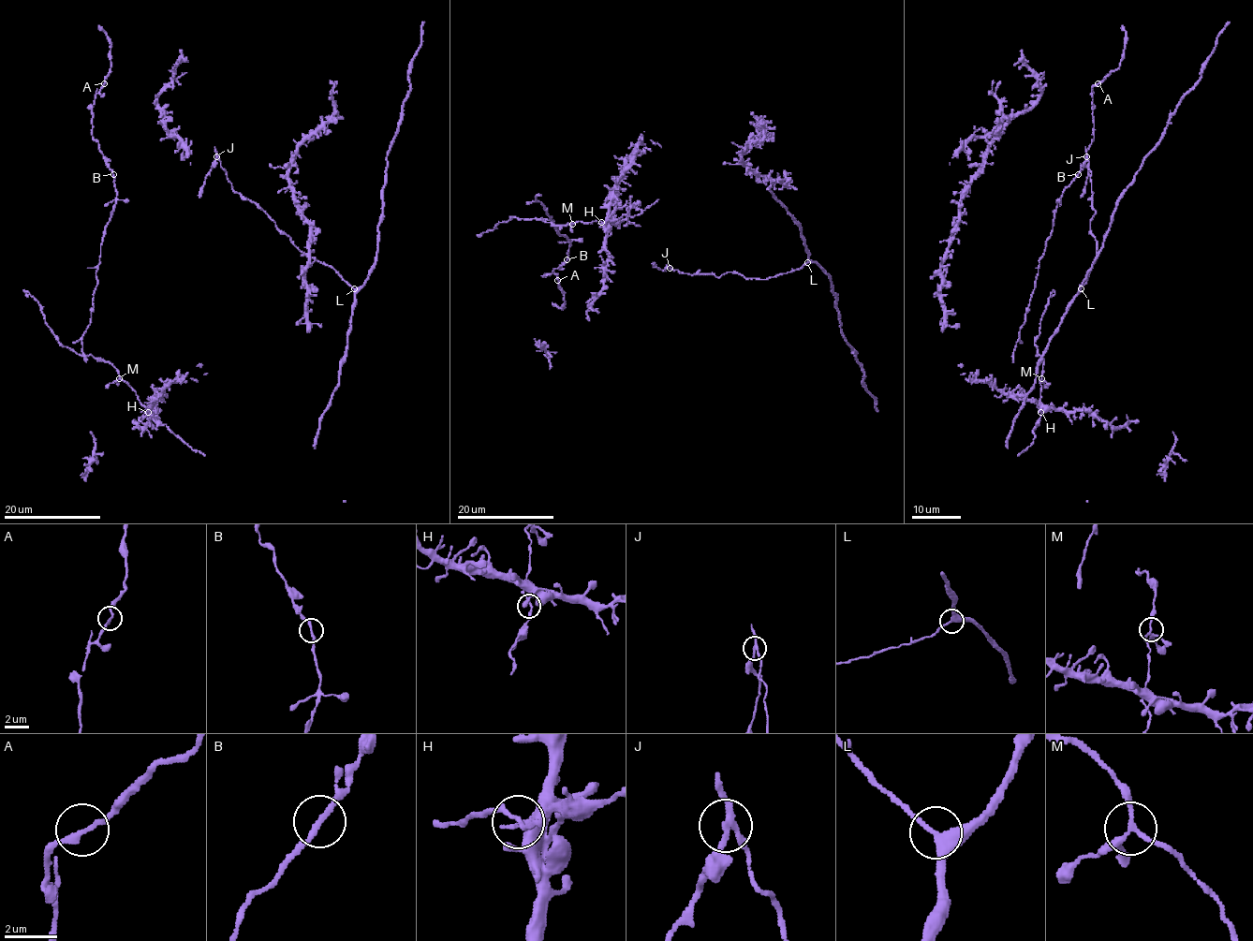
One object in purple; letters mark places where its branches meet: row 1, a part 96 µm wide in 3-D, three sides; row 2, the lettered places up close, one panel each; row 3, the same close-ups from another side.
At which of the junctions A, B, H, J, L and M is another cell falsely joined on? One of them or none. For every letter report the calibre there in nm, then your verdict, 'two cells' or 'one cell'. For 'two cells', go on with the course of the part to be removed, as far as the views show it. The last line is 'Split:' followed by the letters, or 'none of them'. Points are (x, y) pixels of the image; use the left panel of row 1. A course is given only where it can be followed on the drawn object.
A: 200 nm thick; one cell
B: 200 nm thick; one cell
H: 130 nm thick; one cell
J: 200 nm thick; two cells; foreign part runs (215, 156), (199, 198)
L: 320 nm thick; one cell
M: 200 nm thick; one cell
Split: J

